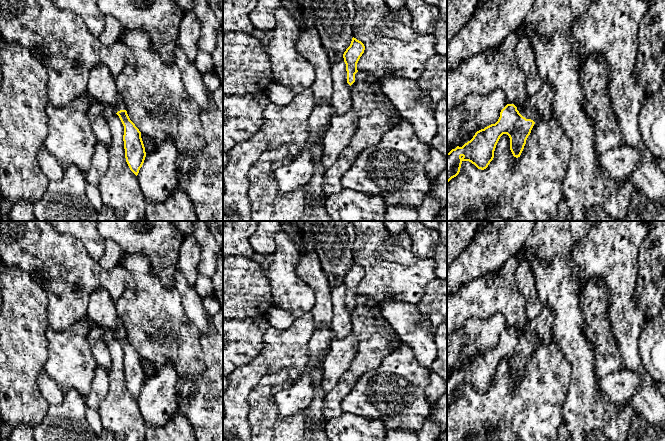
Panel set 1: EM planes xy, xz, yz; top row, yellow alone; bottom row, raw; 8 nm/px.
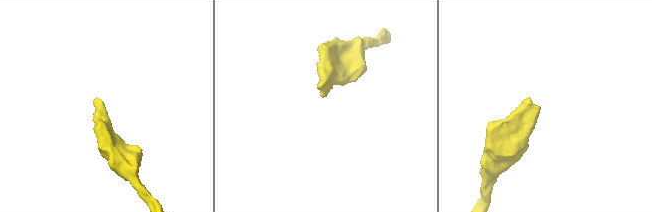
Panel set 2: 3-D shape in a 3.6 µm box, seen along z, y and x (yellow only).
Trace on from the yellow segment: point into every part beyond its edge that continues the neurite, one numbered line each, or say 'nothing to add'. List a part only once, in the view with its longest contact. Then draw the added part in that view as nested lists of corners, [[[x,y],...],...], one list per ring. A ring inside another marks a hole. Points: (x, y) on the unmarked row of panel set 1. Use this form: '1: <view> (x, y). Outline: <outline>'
1: yz (526, 337). Outline: [[[525,329],[520,330],[520,331],[518,332],[518,335],[519,335],[519,337],[520,337],[523,341],[525,341],[526,343],[531,343],[531,344],[533,344],[534,346],[537,346],[537,344],[538,344],[538,339],[537,339],[537,337],[528,334],[528,333],[525,331]]]

